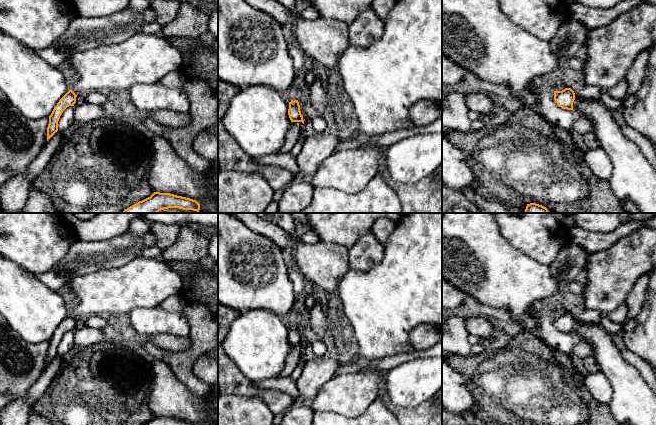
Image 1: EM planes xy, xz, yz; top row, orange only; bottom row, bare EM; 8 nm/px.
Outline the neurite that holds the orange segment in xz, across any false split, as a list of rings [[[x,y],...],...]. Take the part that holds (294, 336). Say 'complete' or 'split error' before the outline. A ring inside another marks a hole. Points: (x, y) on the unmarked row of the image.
complete; [[[298,324],[289,326],[288,339],[291,346],[302,346],[304,348]]]

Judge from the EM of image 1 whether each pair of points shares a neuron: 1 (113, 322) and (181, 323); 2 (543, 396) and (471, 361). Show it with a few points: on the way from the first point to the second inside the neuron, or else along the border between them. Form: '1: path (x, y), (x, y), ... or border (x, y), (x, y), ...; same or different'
1: border (129, 316), (131, 326), (145, 337); different
2: path (525, 390), (513, 388), (489, 376); same

